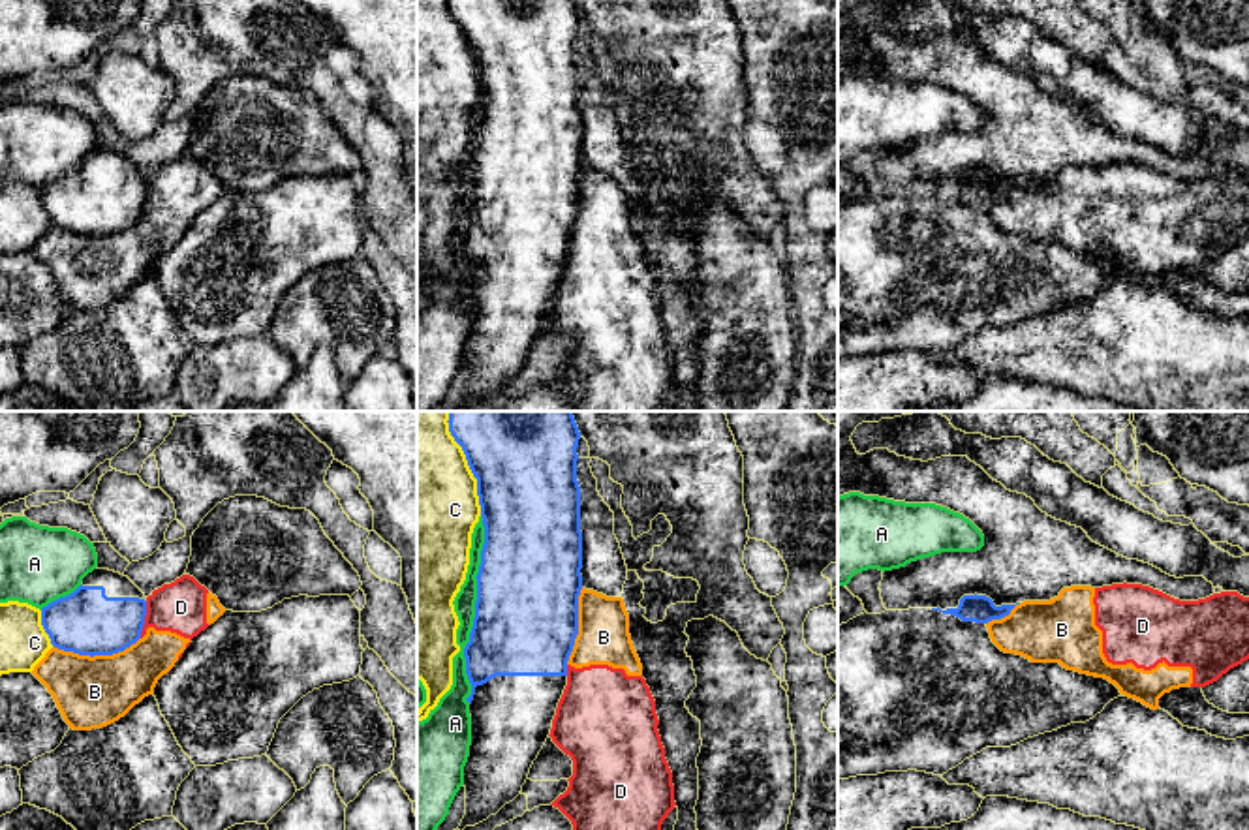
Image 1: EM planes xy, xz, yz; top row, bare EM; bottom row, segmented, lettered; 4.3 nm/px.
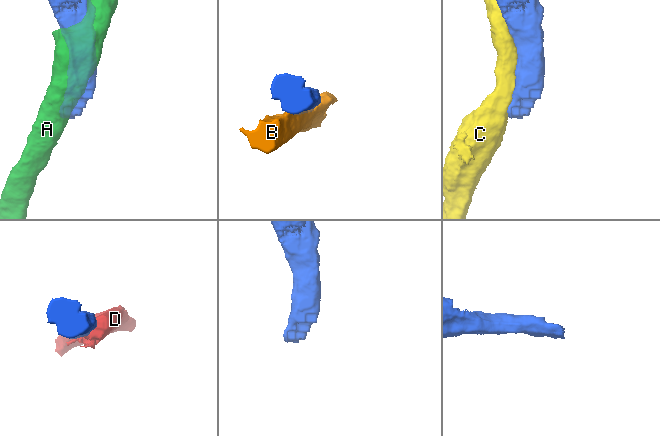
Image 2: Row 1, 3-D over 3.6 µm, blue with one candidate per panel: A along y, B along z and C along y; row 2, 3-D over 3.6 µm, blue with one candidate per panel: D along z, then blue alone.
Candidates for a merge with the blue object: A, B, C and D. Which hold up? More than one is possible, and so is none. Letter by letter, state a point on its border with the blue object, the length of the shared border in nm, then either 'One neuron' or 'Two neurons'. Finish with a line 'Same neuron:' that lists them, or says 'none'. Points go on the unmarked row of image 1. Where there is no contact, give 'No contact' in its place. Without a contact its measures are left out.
A: Touches blue at xz (476, 188). Shared border 800 nm. Two neurons
B: Touches blue at xy (96, 233). Shared border 380 nm. Two neurons
C: Touches blue at xz (470, 47). Shared border 440 nm. Two neurons
D: Touches blue at xy (143, 199). Shared border 160 nm. Two neurons
Same neuron: none

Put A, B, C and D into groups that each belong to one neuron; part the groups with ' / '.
A / B D / C

